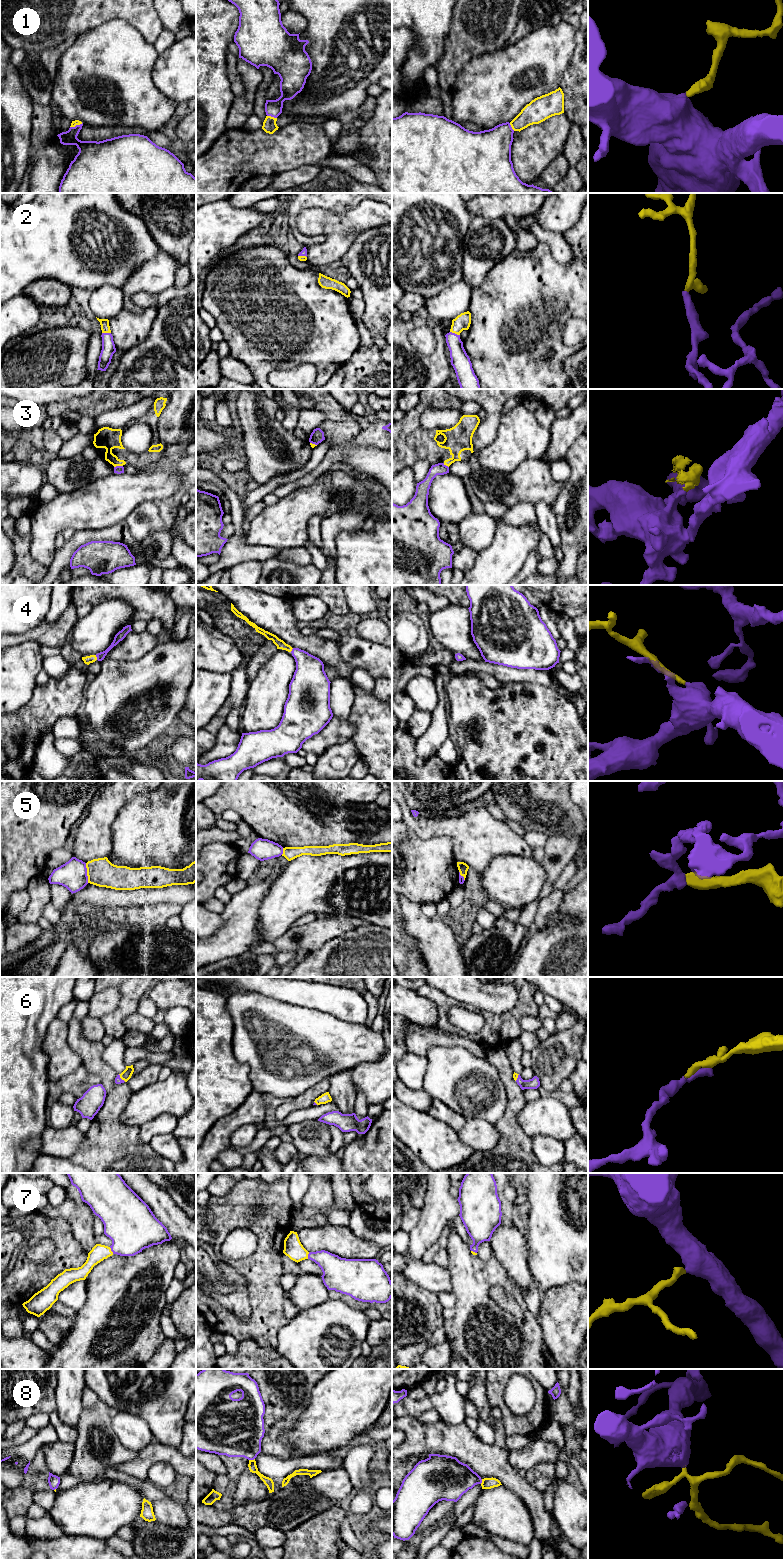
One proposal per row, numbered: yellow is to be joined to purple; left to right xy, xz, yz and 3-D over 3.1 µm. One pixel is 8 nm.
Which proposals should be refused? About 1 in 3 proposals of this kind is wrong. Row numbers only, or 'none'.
3, 5

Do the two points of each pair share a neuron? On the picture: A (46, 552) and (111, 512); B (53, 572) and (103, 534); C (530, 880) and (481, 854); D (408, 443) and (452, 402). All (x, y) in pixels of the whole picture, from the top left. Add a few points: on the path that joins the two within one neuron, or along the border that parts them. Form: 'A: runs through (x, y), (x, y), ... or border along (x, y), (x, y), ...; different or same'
A: runs through (50, 532), (70, 512), (91, 512); same
B: runs through (62, 558), (63, 554), (79, 538), (89, 535); same
C: border along (515, 854), (502, 854), (494, 857), (480, 872); different
D: runs through (409, 427), (413, 416), (427, 402), (436, 402); same

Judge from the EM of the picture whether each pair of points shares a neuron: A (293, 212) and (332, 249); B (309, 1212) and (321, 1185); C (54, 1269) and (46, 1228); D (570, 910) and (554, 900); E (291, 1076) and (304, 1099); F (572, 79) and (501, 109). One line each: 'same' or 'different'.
A: different
B: different
C: same
D: different
E: different
F: different

